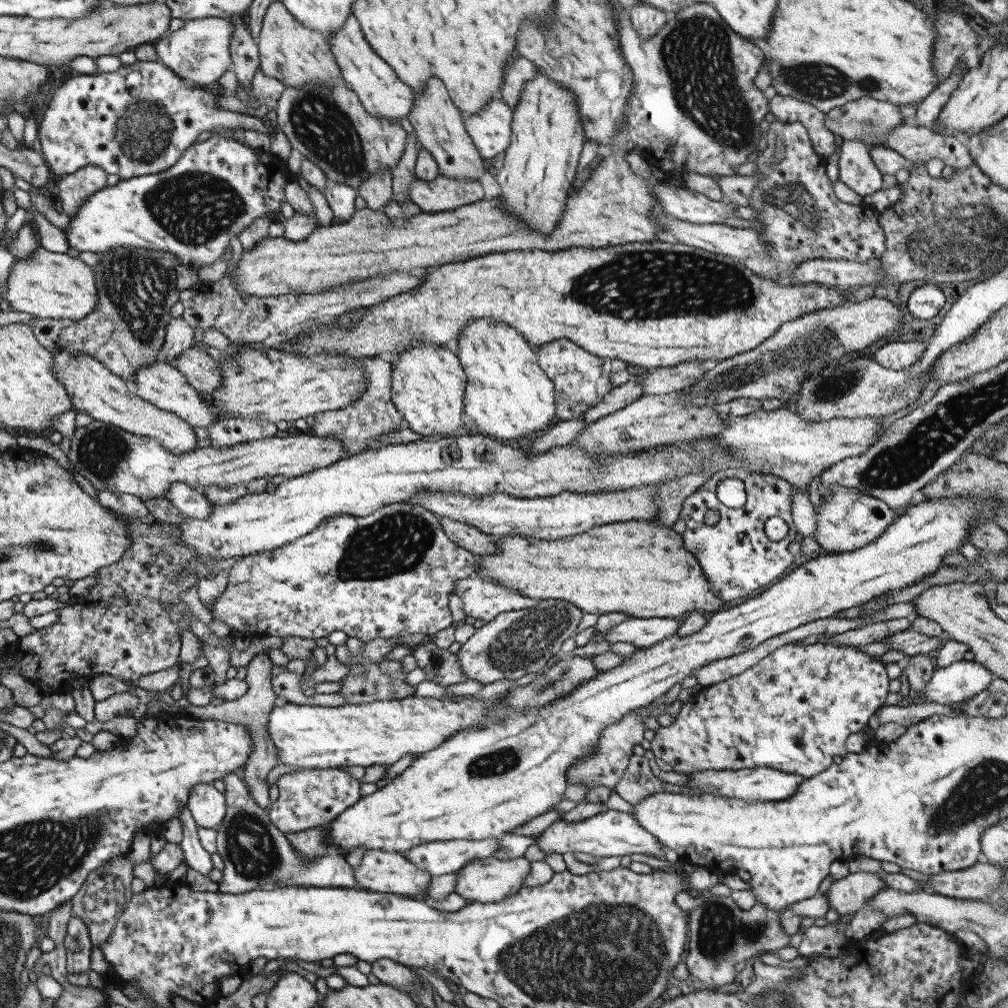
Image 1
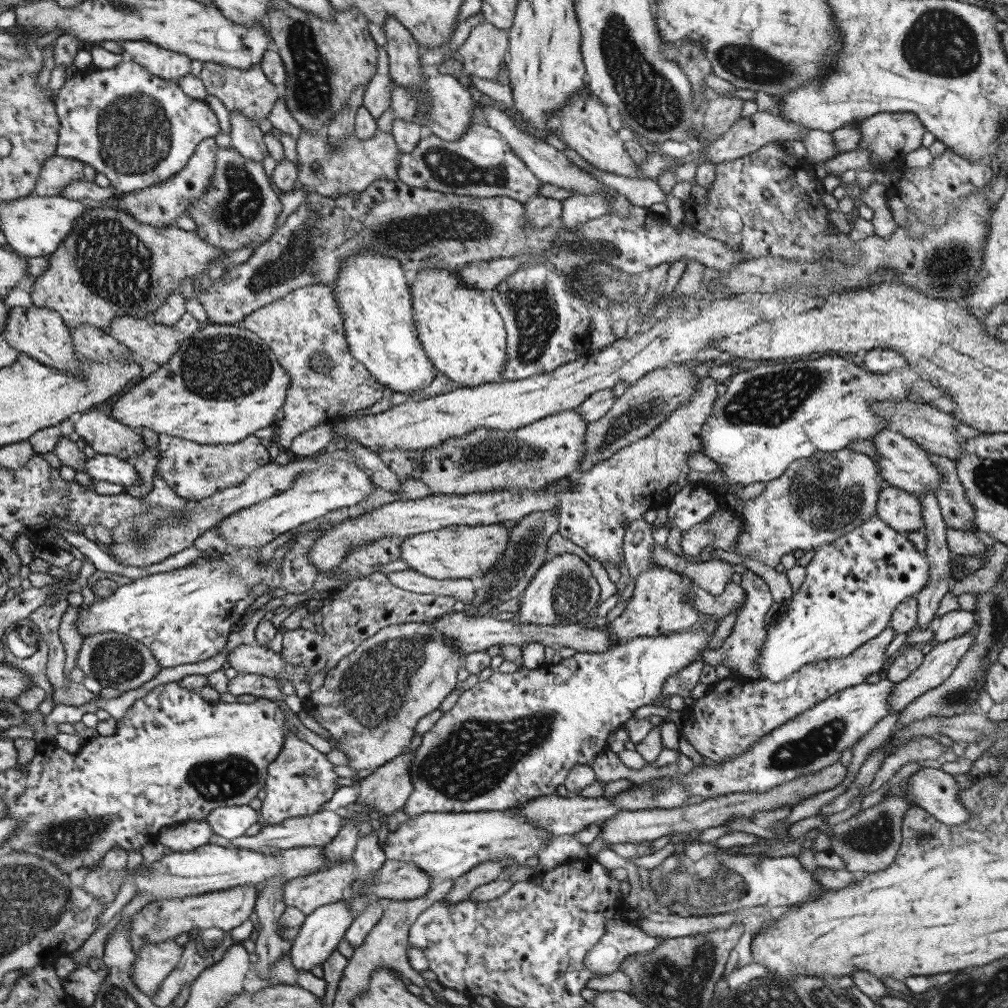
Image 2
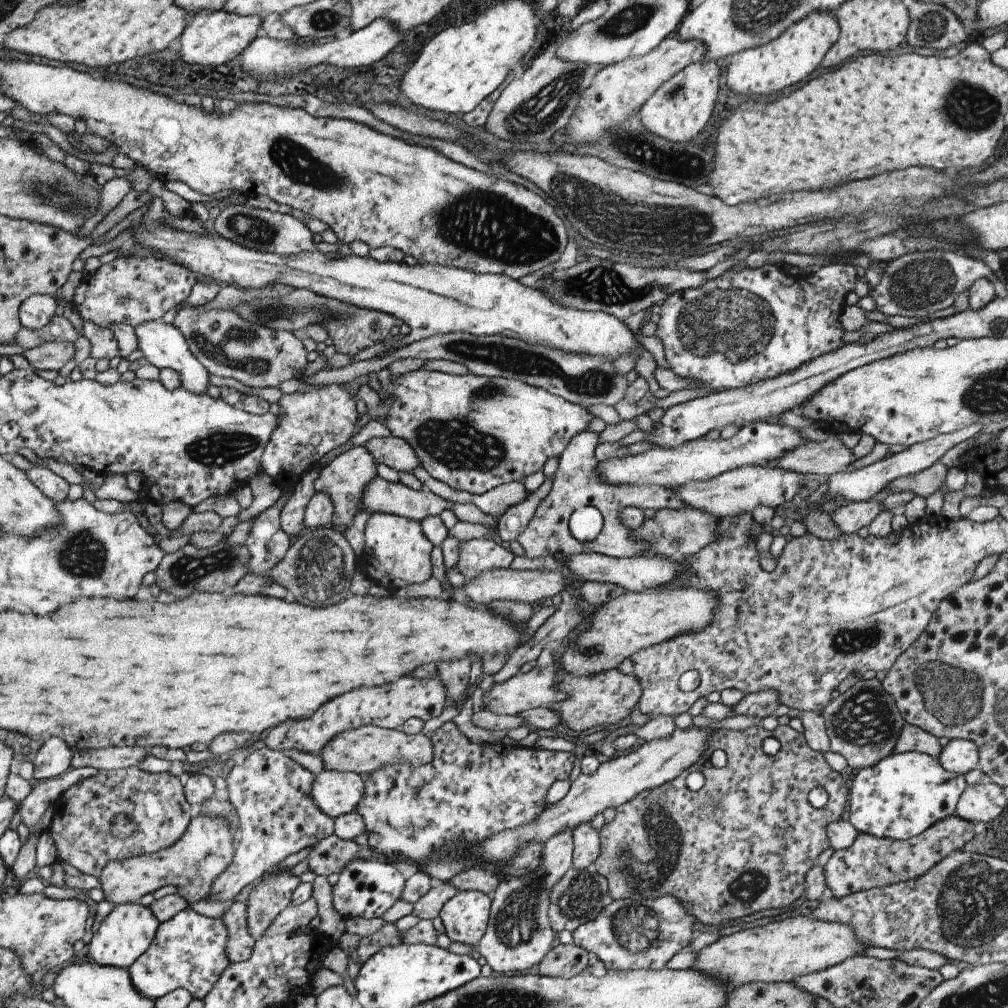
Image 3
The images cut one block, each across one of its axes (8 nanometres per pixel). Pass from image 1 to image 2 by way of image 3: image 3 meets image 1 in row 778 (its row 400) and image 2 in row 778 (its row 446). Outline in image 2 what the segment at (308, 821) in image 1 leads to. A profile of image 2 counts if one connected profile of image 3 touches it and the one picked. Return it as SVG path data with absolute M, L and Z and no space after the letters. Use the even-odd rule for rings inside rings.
M288 733L285 737L282 752L267 768L264 786L267 793L259 811L261 819L272 826L278 826L288 818L320 814L324 811L325 802L338 790L334 781L339 776L326 756L312 748L297 733Z

